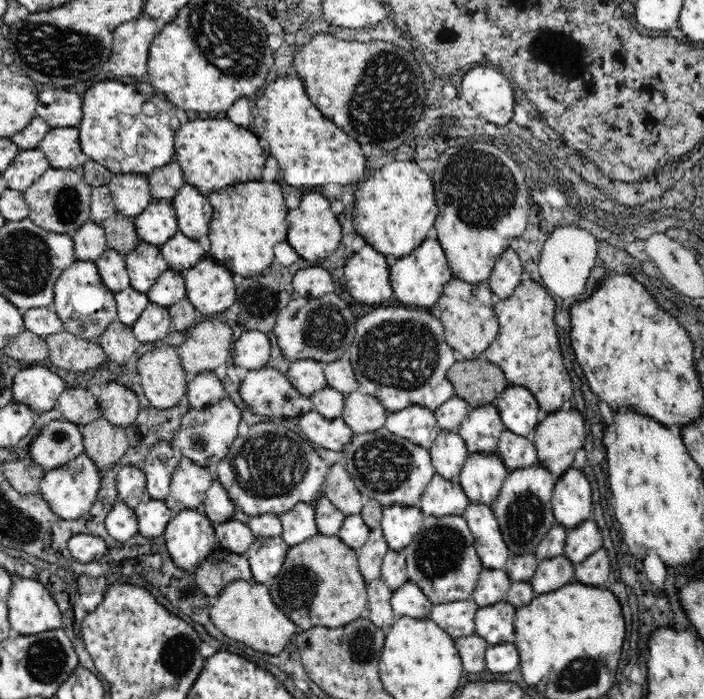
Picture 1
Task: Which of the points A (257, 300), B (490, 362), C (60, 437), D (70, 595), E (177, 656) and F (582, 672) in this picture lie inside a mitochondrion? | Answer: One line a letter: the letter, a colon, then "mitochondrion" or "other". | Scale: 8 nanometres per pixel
A: other
B: other
C: mitochondrion
D: other
E: mitochondrion
F: mitochondrion

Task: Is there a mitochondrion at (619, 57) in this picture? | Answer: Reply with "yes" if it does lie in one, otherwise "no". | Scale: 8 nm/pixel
no

